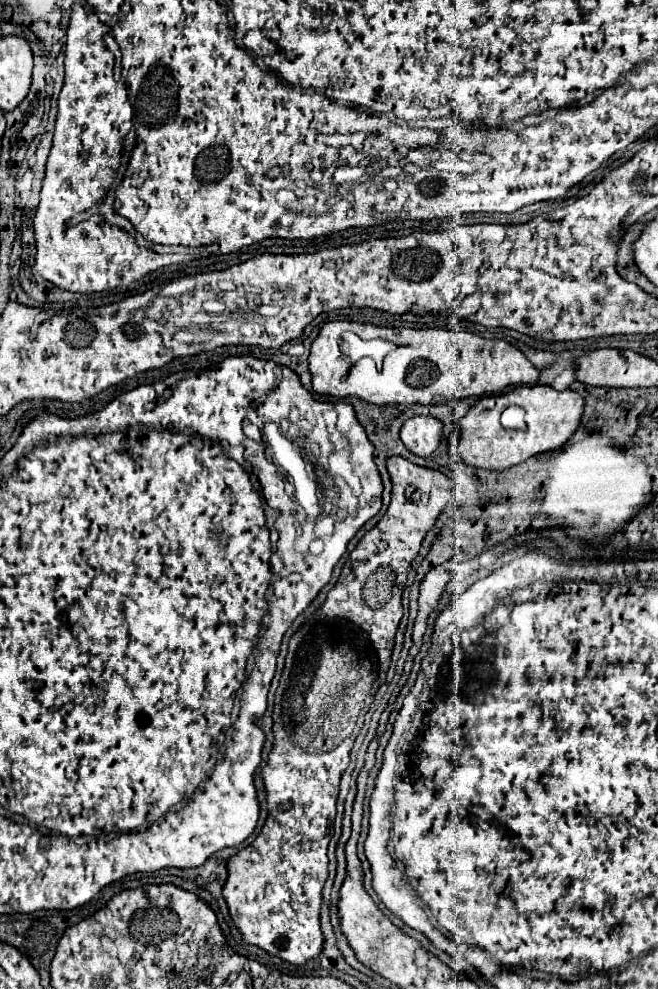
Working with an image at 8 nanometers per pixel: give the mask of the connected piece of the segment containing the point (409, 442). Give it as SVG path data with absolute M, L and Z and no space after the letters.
M411 416L403 422L399 430L399 436L407 450L423 458L429 458L437 450L441 434L443 424L433 416Z

